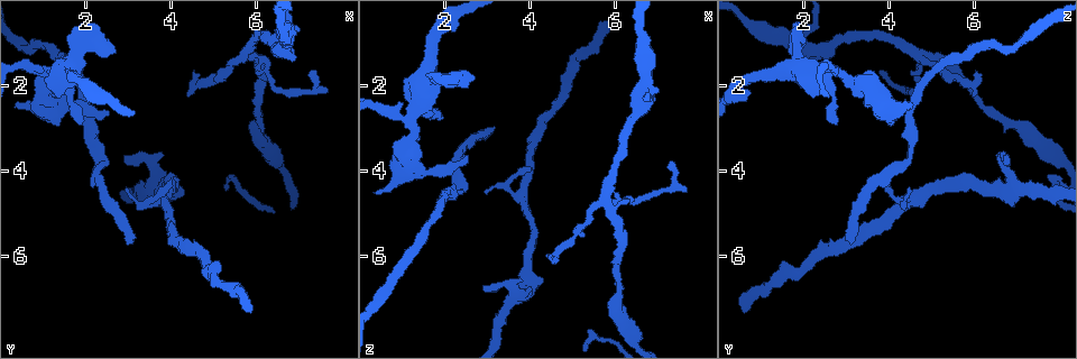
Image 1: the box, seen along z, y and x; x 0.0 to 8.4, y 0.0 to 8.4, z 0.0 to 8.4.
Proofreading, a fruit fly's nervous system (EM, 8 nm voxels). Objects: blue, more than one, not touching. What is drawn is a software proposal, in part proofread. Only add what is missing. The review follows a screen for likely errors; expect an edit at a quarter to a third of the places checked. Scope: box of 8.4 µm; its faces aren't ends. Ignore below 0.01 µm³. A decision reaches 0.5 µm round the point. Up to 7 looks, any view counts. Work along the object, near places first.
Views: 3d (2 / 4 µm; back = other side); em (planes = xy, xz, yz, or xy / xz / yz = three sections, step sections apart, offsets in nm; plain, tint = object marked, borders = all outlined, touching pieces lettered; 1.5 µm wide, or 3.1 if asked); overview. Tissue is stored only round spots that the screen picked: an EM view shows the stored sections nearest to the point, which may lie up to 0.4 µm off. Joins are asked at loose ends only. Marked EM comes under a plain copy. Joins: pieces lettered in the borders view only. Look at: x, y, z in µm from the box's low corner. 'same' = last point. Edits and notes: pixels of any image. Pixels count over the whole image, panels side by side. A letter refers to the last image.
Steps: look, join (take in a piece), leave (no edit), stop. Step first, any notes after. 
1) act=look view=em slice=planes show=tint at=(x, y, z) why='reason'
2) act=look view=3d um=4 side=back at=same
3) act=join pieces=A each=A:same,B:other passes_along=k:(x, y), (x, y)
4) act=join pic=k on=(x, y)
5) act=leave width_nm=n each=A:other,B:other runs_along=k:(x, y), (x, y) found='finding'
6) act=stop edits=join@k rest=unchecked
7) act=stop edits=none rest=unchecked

act=look view=em slice=planes show=borders at=(5.80, 7.35, 0.65) why='long arm stops here'

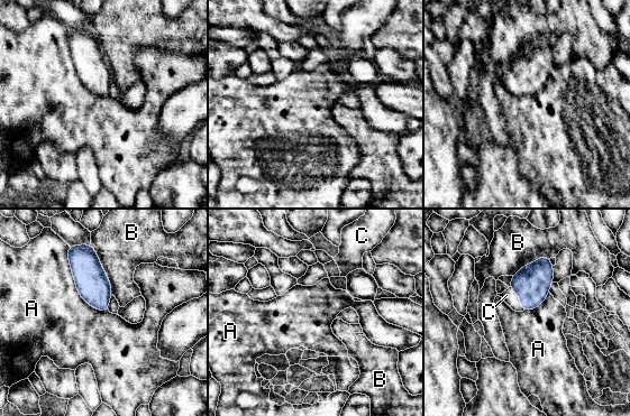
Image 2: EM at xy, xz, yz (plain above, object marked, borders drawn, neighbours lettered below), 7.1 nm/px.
act=join pieces=C each=A:other,B:other,C:same passes_along=2:(531, 284), (511, 289), (507, 295) found='the neuron continues'

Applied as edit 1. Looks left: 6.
act=look view=overview why='see it whole again'

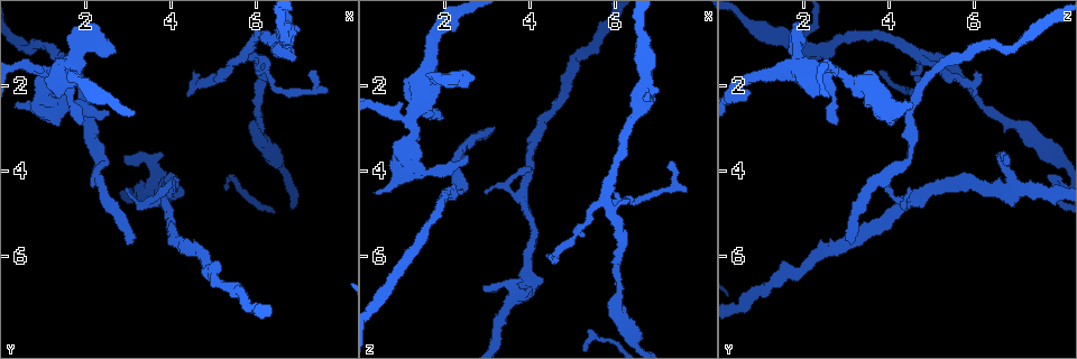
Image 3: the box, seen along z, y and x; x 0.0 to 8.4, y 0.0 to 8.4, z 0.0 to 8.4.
act=look view=em slice=planes show=borders at=(3.10, 5.65, 3.15) why='branch stops here'

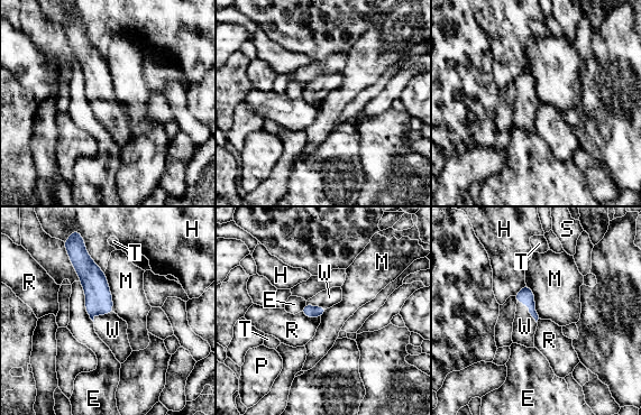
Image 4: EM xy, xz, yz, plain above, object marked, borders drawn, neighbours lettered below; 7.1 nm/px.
act=join pieces=W longest_contact=E:320nm each=E:other,H:other,M:other,P:other,R:other,S:other,T:other,W:same passes_along=4:(525, 295), (529, 310), (524, 326) found='it goes on there'

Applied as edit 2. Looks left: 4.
act=look view=overview why='redraw'

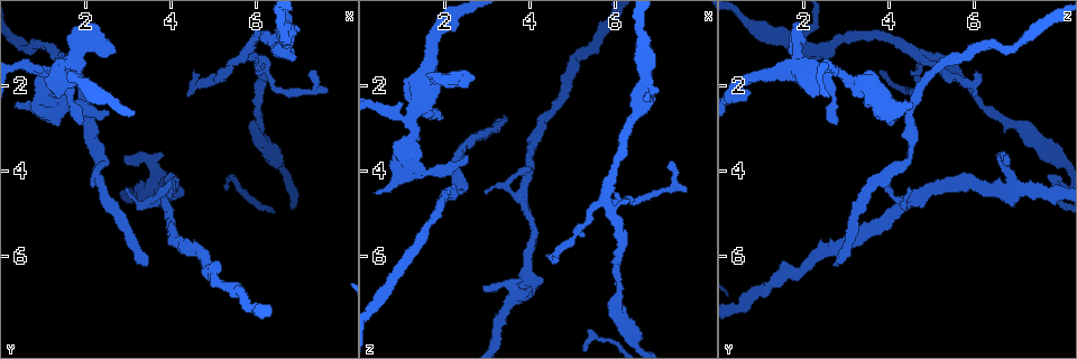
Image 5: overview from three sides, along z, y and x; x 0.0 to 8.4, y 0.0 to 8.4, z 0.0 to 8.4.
act=look view=3d um=4 side=back at=(7.35, 1.60, 3.80) why='thin end'

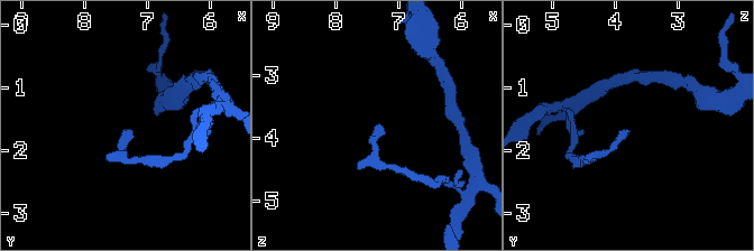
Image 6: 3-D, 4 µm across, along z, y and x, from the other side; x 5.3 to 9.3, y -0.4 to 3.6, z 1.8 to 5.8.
act=look view=em slice=planes show=borders at=(7.35, 1.65, 3.85) why='now the EM'

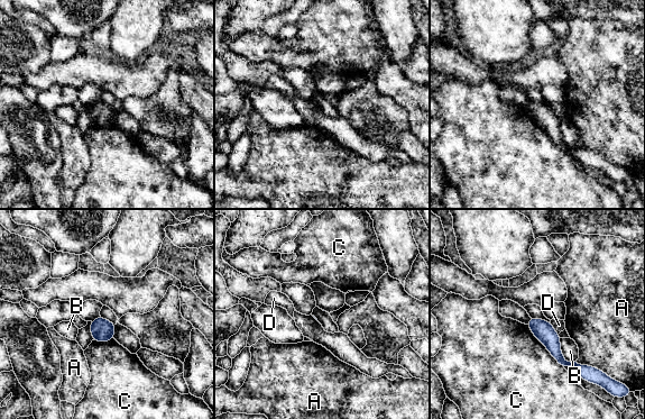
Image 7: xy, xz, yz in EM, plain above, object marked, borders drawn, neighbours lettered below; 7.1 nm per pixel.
act=leave longest_contact=C:420nm each=A:other,B:other,C:other,D:other runs_along=7:(531, 321), (565, 363), (580, 369) found='no lettered piece goes on from it'

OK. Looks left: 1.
act=stop edits=join@2,join@4 rest=unchecked

